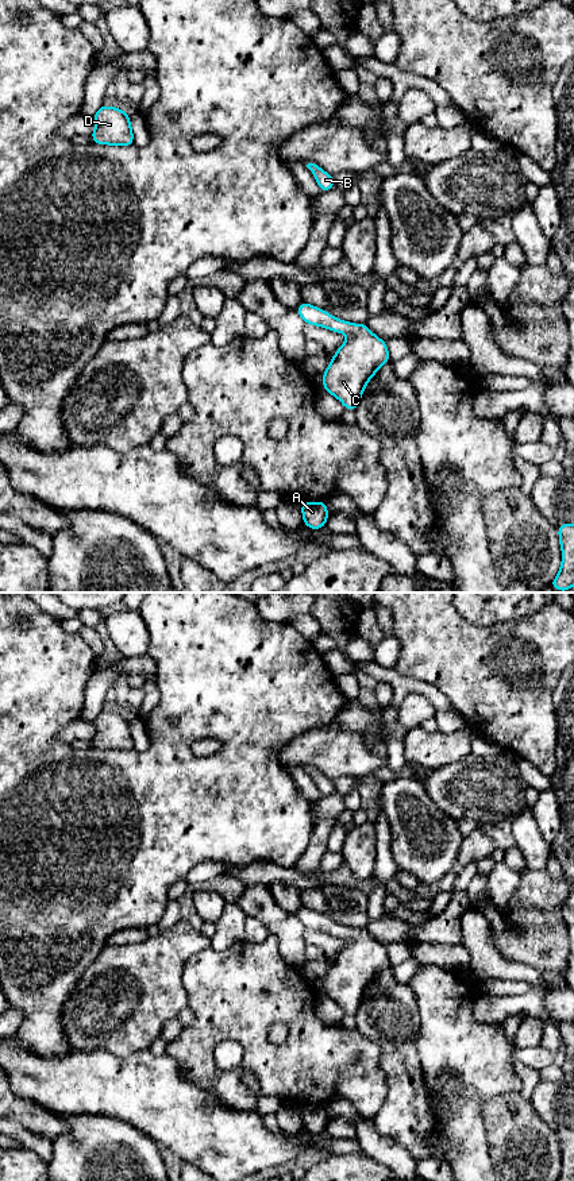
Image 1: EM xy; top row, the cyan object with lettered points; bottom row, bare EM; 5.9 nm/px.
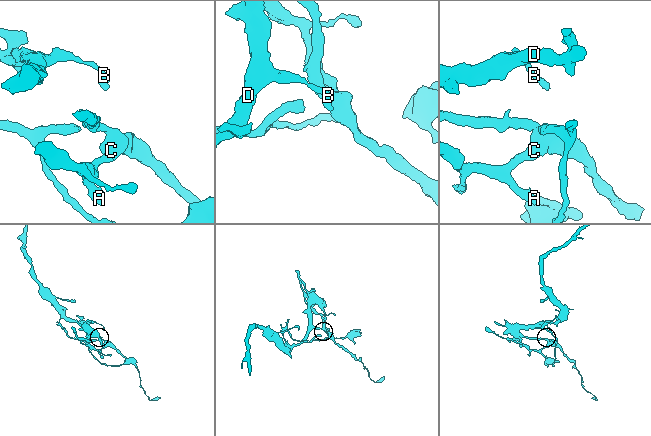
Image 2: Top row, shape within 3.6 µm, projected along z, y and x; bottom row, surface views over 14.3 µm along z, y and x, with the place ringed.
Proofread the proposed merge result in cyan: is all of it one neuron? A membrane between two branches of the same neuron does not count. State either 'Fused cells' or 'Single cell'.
Single cell

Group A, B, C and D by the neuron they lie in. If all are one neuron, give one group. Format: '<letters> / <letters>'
A B C D

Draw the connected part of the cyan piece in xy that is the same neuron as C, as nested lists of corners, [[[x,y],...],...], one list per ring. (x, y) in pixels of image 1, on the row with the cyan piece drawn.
[[[307,302],[300,304],[296,312],[305,324],[348,335],[331,358],[323,374],[323,386],[324,391],[336,397],[346,410],[355,410],[366,383],[390,360],[386,341],[375,336],[366,324],[339,320]]]

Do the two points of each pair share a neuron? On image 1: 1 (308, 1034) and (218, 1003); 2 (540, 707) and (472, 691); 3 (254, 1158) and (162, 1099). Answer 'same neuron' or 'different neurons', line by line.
1: same neuron
2: same neuron
3: same neuron

